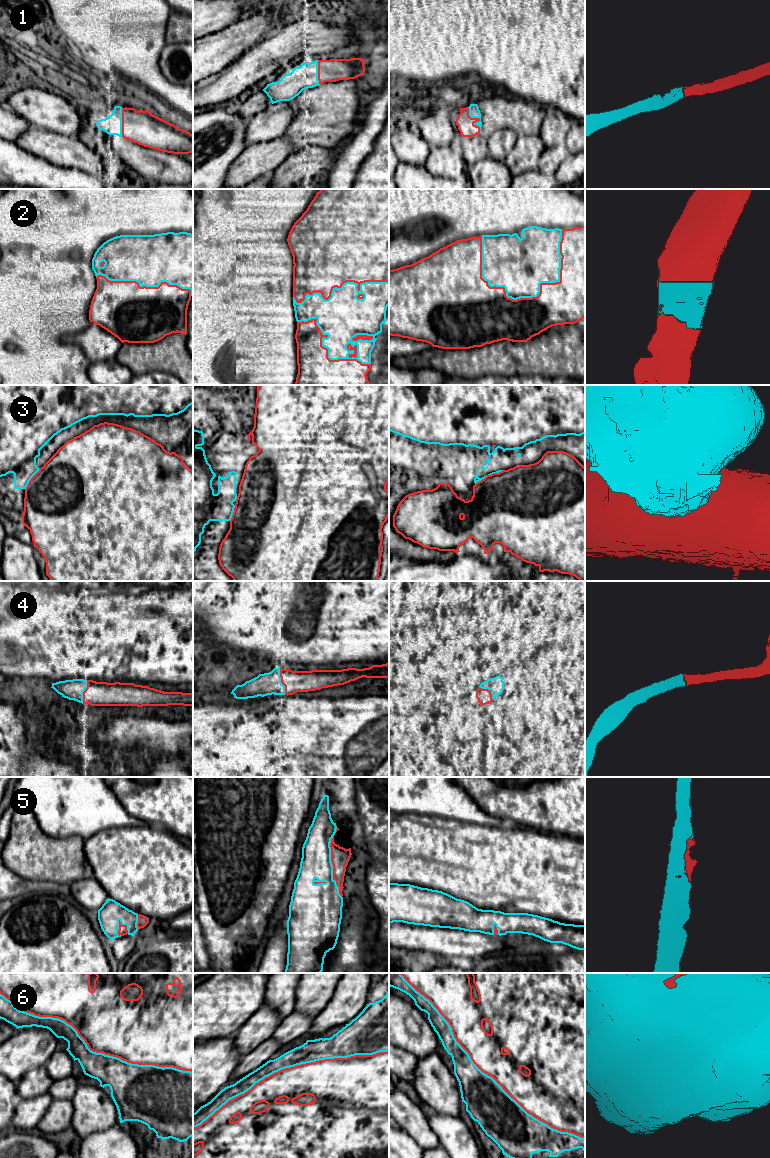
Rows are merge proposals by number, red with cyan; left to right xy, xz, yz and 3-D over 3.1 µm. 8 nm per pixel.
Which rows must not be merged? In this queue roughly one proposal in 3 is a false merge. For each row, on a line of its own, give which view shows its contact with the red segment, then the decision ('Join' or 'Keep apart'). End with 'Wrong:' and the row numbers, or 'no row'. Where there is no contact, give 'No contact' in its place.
1: Touches red in yz. Join
2: Touches red in yz. Join
3: Touches red in xy. Join
4: Touches red in xz. Join
5: Touches red in xz. Join
6: Touches red in yz. Keep apart
Wrong: 6

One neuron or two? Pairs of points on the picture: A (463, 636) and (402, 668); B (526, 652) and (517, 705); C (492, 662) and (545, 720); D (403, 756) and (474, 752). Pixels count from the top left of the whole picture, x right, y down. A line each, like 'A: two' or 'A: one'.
A: one
B: two
C: two
D: one

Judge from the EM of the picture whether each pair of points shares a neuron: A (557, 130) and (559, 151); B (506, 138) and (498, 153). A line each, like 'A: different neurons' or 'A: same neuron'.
A: different neurons
B: same neuron

